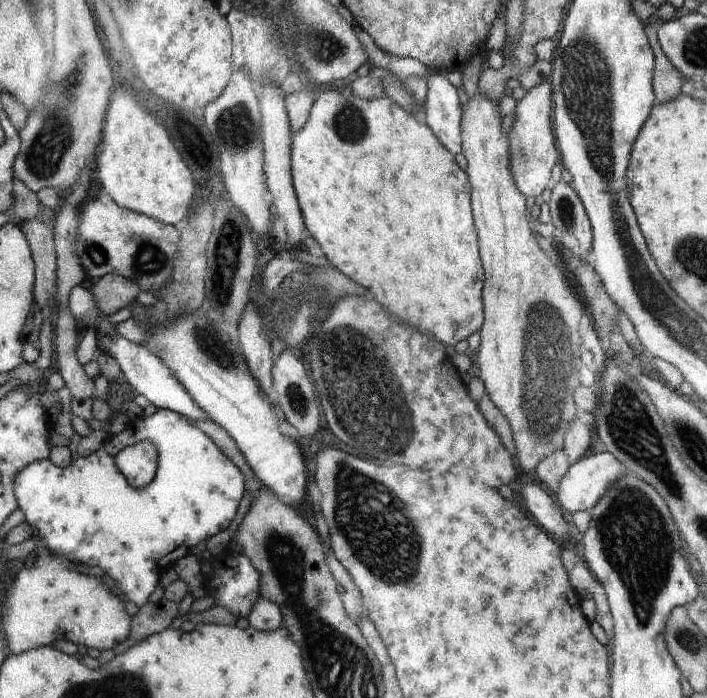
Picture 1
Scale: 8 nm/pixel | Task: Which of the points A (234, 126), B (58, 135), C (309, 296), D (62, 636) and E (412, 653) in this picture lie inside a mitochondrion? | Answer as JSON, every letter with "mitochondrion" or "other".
{"A":"mitochondrion","B":"mitochondrion","C":"mitochondrion","D":"other","E":"other"}

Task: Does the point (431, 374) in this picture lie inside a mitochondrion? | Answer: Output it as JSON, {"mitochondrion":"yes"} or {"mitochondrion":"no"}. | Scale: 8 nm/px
{"mitochondrion":"no"}

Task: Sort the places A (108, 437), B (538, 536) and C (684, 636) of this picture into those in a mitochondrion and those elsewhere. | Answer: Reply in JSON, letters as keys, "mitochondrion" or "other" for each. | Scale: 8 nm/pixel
{"A":"other","B":"other","C":"mitochondrion"}

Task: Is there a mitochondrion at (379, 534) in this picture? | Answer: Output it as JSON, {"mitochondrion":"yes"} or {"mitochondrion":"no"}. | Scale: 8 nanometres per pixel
{"mitochondrion":"yes"}

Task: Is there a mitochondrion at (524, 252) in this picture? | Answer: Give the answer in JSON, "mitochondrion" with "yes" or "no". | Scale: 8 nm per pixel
{"mitochondrion":"no"}

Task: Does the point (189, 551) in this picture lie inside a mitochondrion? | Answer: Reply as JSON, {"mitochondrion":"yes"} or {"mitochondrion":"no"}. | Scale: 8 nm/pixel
{"mitochondrion":"no"}

